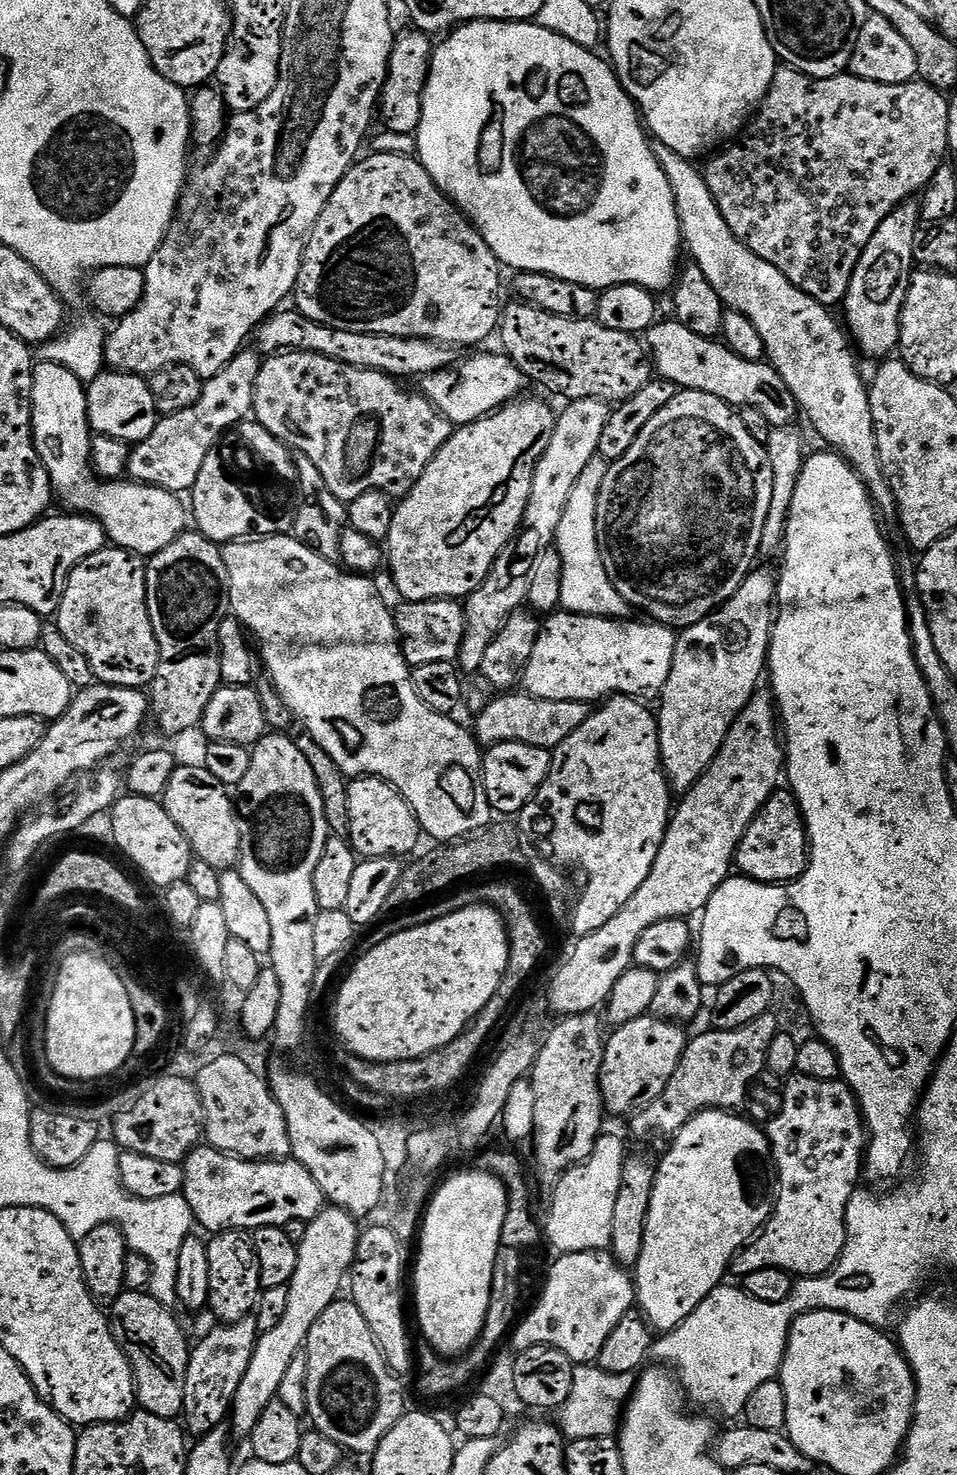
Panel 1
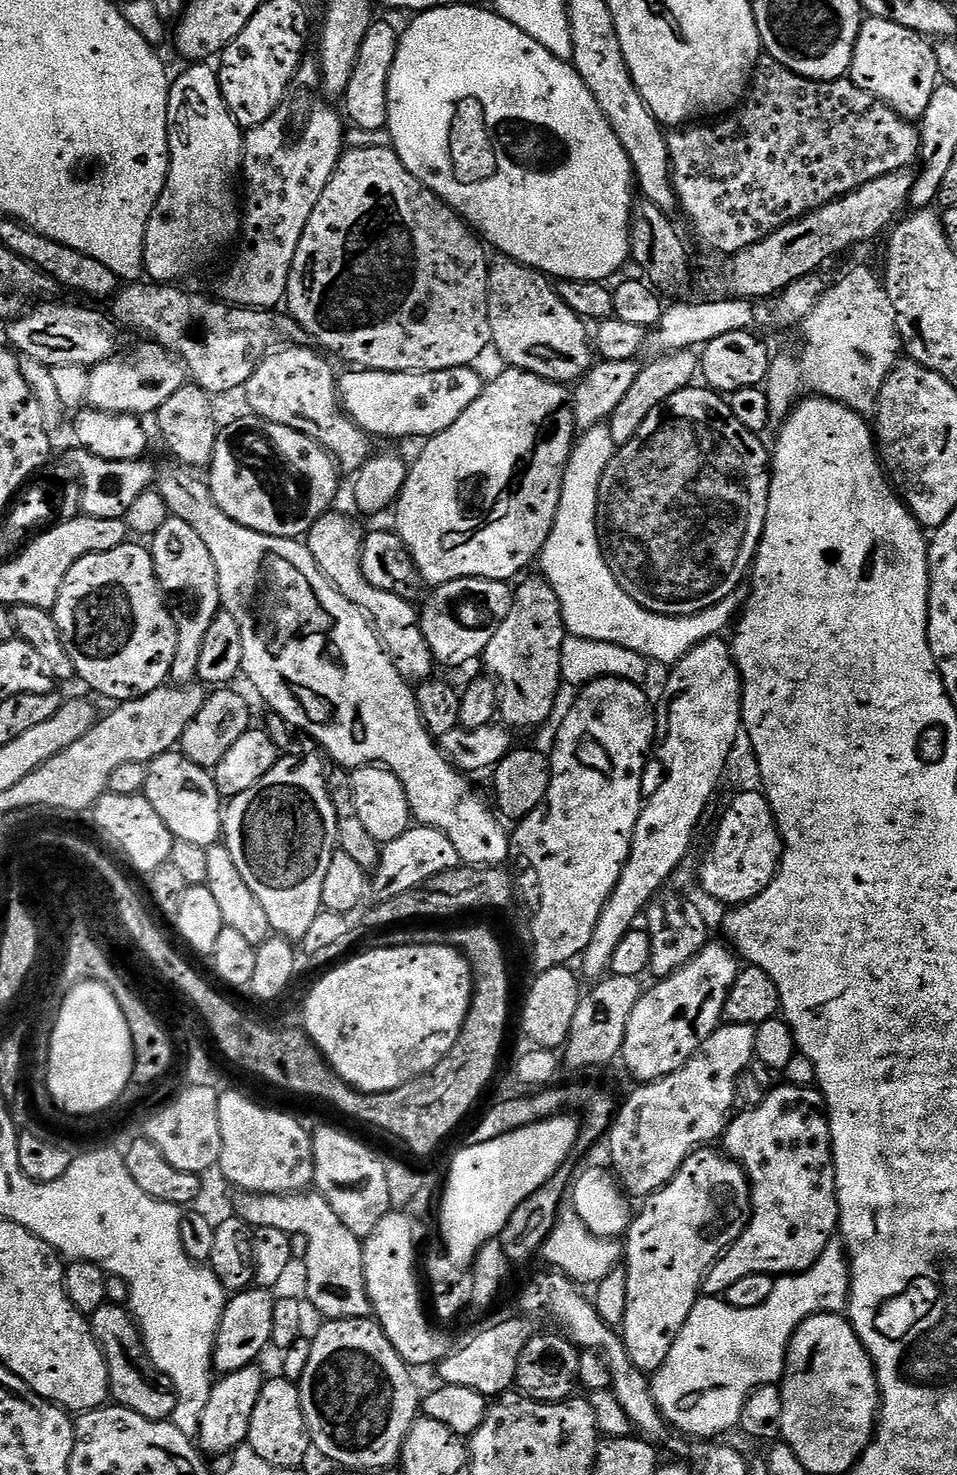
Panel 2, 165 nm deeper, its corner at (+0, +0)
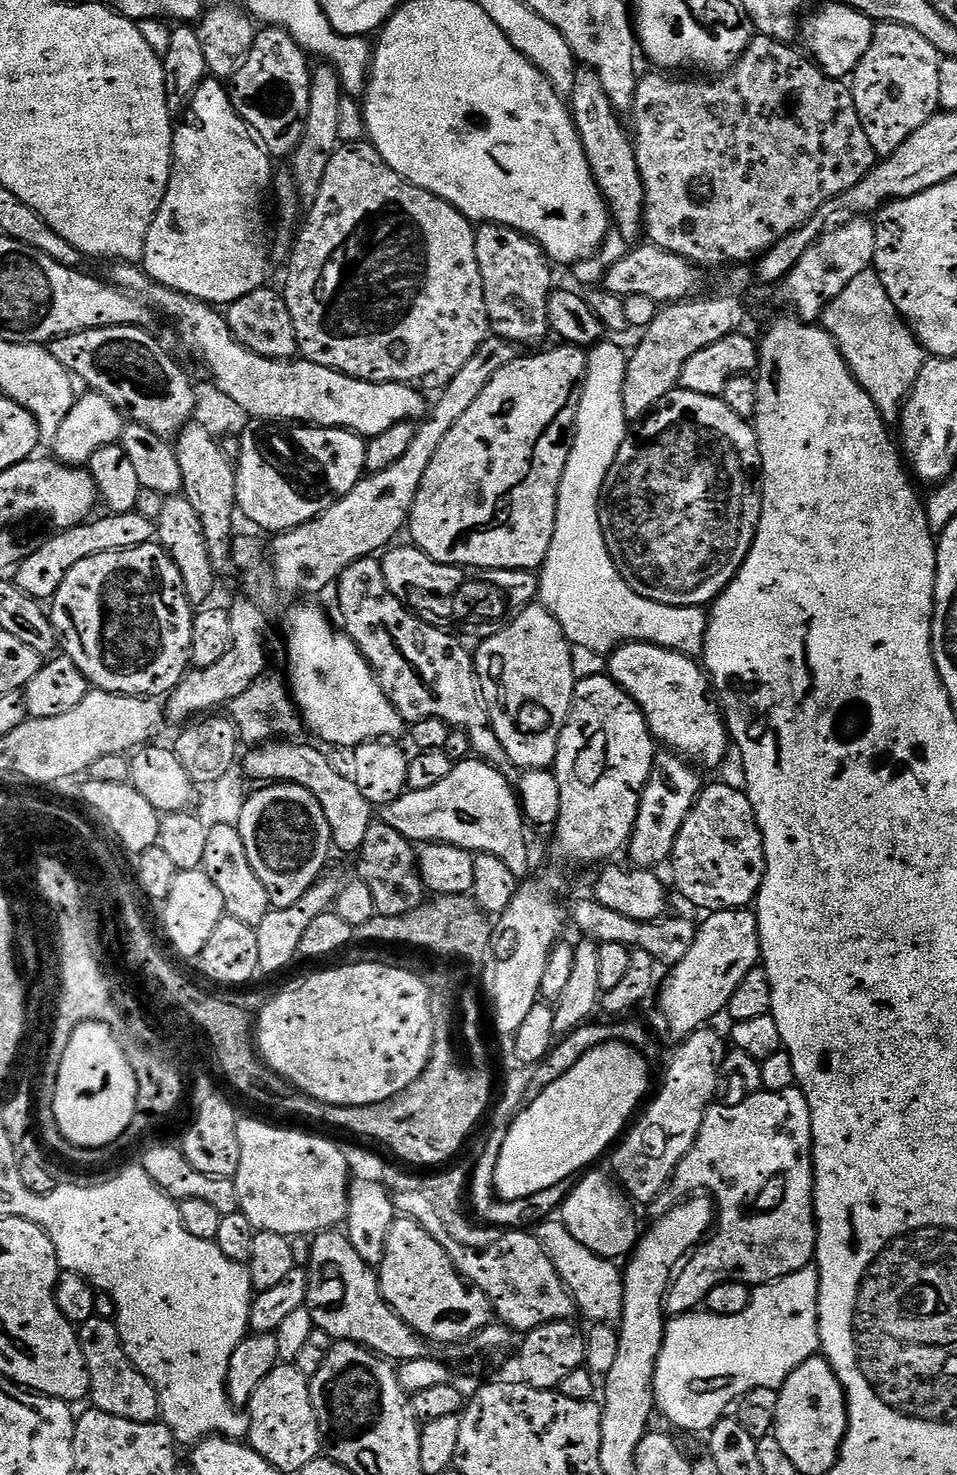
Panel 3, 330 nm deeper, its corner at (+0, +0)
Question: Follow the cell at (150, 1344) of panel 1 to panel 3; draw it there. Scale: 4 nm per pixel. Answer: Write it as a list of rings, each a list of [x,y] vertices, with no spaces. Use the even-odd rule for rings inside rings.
[[[91,1316],[78,1325],[78,1335],[82,1354],[86,1358],[86,1370],[90,1374],[88,1396],[91,1407],[118,1418],[126,1418],[130,1422],[157,1423],[160,1420],[160,1394],[148,1381],[146,1374],[142,1374],[142,1370],[138,1370],[138,1366],[134,1366],[126,1354],[116,1321]]]

